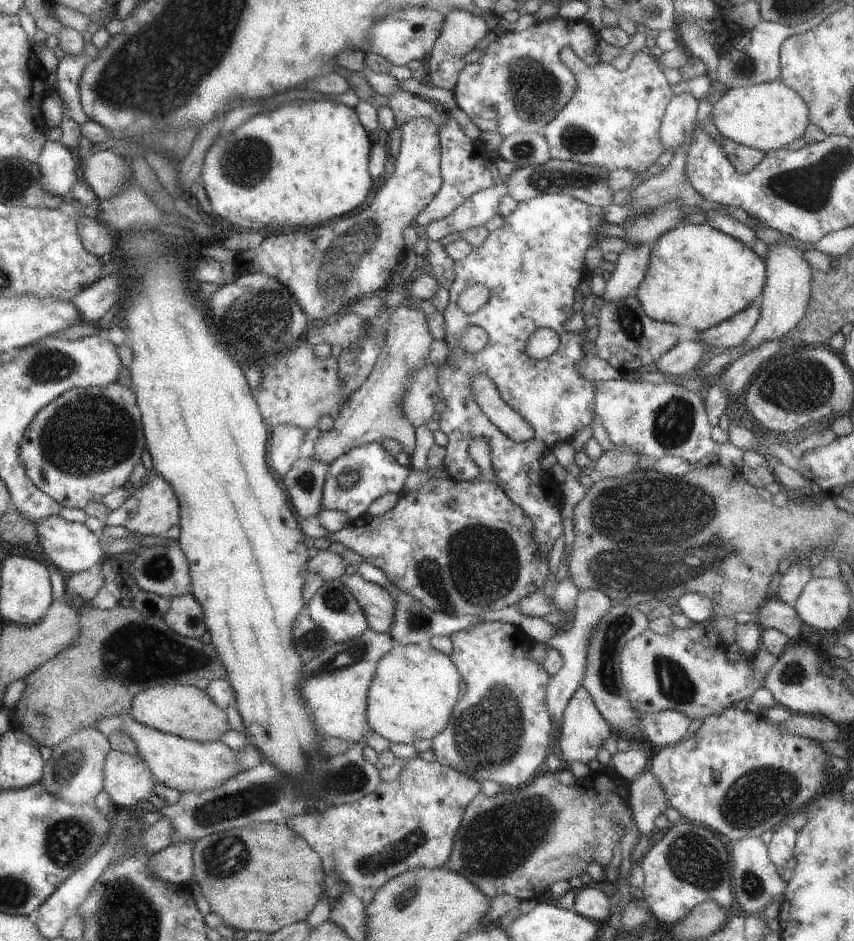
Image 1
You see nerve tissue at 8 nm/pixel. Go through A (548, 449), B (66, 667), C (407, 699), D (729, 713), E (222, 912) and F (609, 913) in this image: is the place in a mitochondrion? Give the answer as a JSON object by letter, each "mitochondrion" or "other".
{"A":"other","B":"other","C":"other","D":"other","E":"other","F":"other"}

